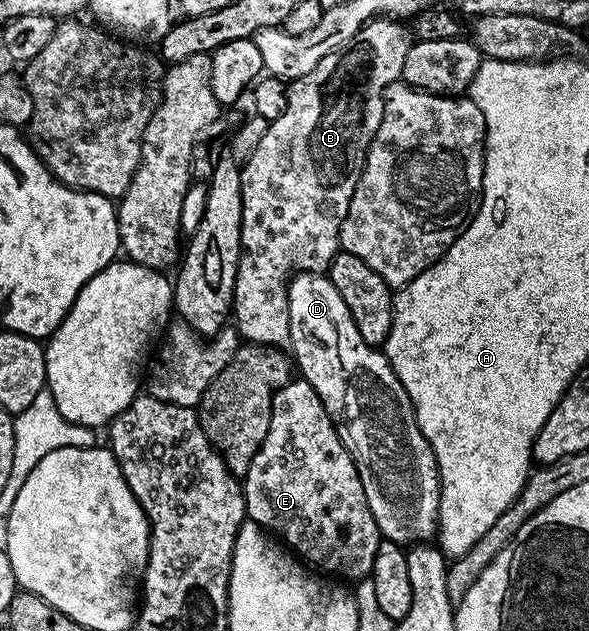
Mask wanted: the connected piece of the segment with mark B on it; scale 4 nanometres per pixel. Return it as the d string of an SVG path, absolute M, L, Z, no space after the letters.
M375 19L348 43L336 47L308 75L304 75L300 80L293 82L289 86L290 98L288 107L284 107L284 115L280 115L275 121L269 122L266 126L264 139L260 141L260 147L252 151L250 158L241 166L242 171L242 230L240 239L242 240L242 254L238 260L238 270L236 271L236 283L234 284L234 303L232 306L232 325L237 329L239 338L243 342L251 345L269 345L271 347L286 347L290 344L290 312L288 311L288 291L286 286L290 284L290 278L300 273L321 273L325 274L329 270L332 259L340 252L338 236L342 220L346 217L348 203L352 203L352 191L356 191L356 183L362 174L362 168L366 162L366 152L370 149L372 139L380 127L380 119L384 111L386 102L386 88L395 84L401 78L404 71L404 59L408 55L412 44L412 33L409 28L406 29L401 20L398 19Z

